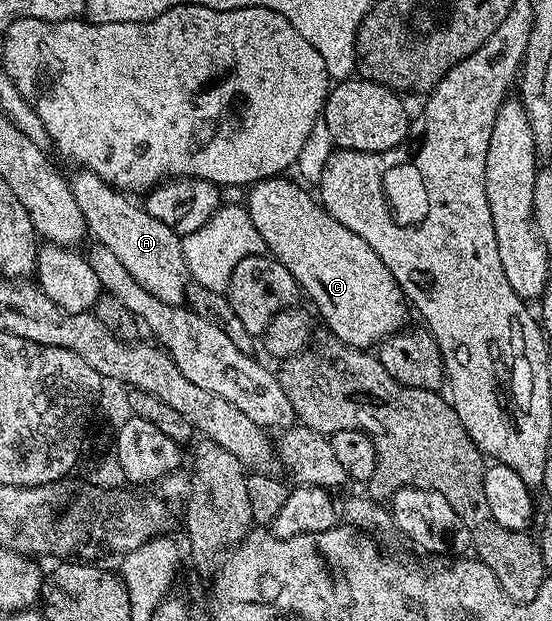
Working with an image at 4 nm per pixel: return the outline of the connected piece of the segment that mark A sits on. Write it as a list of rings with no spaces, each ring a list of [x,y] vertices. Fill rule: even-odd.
[[[81,168],[74,178],[68,179],[75,204],[85,217],[85,227],[90,235],[98,238],[104,249],[115,252],[115,256],[131,276],[147,292],[172,306],[182,305],[186,301],[186,289],[190,285],[189,268],[183,256],[182,235],[176,234],[163,220],[155,220],[145,211],[144,205],[132,202],[132,197],[122,191],[114,190],[98,174]]]

